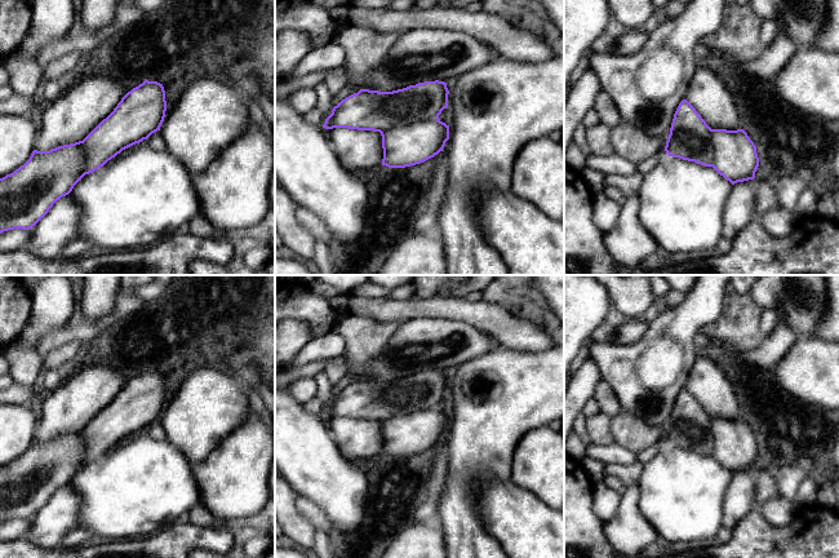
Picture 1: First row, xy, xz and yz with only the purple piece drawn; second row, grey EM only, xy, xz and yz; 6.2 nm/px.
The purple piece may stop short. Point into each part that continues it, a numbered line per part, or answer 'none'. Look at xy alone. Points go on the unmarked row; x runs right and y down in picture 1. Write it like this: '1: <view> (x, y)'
1: xy (69, 408)

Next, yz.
1: yz (710, 386)

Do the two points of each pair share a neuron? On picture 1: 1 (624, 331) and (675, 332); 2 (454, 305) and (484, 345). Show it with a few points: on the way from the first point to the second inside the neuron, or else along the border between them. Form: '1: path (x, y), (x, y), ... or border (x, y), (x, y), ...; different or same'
1: border (648, 323), (638, 340), (616, 342); different
2: border (439, 317), (466, 322), (488, 333), (495, 341); different

